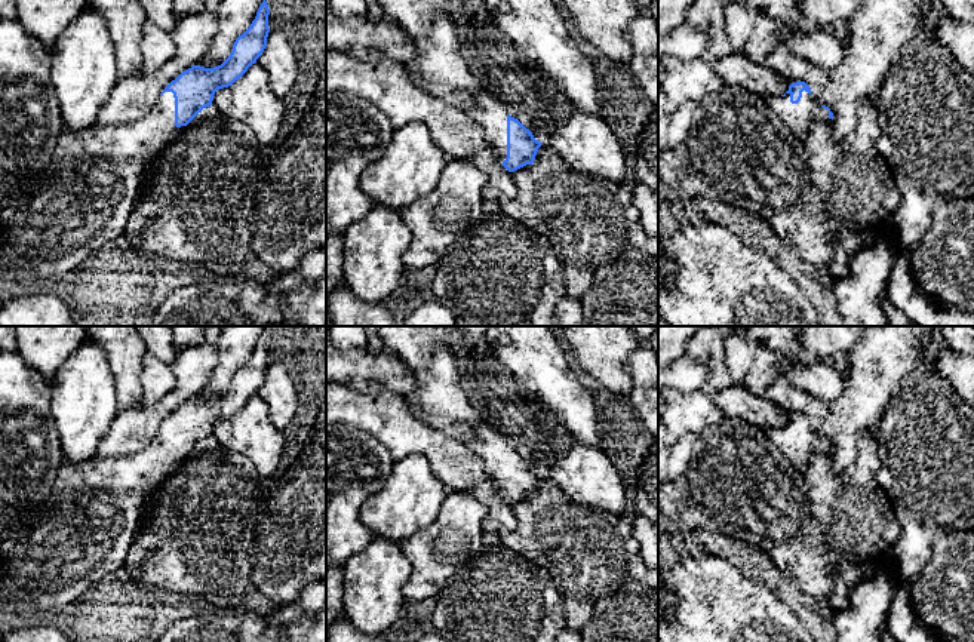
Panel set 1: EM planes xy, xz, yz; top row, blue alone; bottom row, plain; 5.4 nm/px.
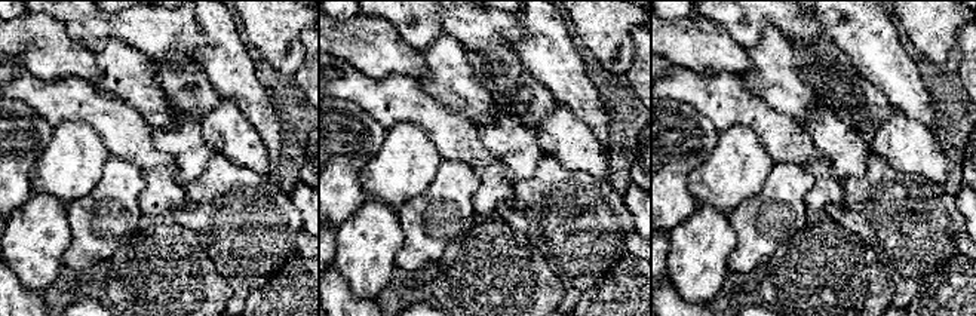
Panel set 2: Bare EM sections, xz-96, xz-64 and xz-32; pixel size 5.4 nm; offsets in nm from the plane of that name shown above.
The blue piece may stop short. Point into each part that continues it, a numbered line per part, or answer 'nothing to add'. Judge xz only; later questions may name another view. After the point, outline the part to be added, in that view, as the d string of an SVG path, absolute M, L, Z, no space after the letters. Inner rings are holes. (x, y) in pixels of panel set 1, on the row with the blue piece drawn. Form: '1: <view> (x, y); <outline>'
1: xz (488, 113); M489 93L477 95L463 111L483 129L485 141L503 163L507 157L507 110Z

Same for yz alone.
1: yz (798, 117); M805 90L802 92L802 98L798 104L792 104L790 93L786 93L784 96L769 96L768 107L801 141L806 138L814 122L829 120L829 110L823 108Z

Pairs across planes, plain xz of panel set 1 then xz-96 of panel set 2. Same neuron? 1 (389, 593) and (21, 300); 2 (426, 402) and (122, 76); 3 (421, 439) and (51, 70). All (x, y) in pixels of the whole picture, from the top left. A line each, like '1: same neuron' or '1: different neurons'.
1: different neurons
2: same neuron
3: different neurons

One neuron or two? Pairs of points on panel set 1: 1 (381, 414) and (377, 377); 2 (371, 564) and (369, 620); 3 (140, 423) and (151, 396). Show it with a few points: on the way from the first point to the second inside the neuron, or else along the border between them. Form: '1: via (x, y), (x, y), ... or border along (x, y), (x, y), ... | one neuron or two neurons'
1: border along (344, 383), (359, 390), (384, 389), (402, 398) | two neurons
2: via (371, 577), (371, 607) | one neuron
3: border along (177, 383), (157, 401), (144, 405) | two neurons

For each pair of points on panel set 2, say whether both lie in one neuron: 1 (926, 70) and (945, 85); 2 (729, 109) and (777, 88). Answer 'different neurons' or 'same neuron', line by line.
1: same neuron
2: different neurons

